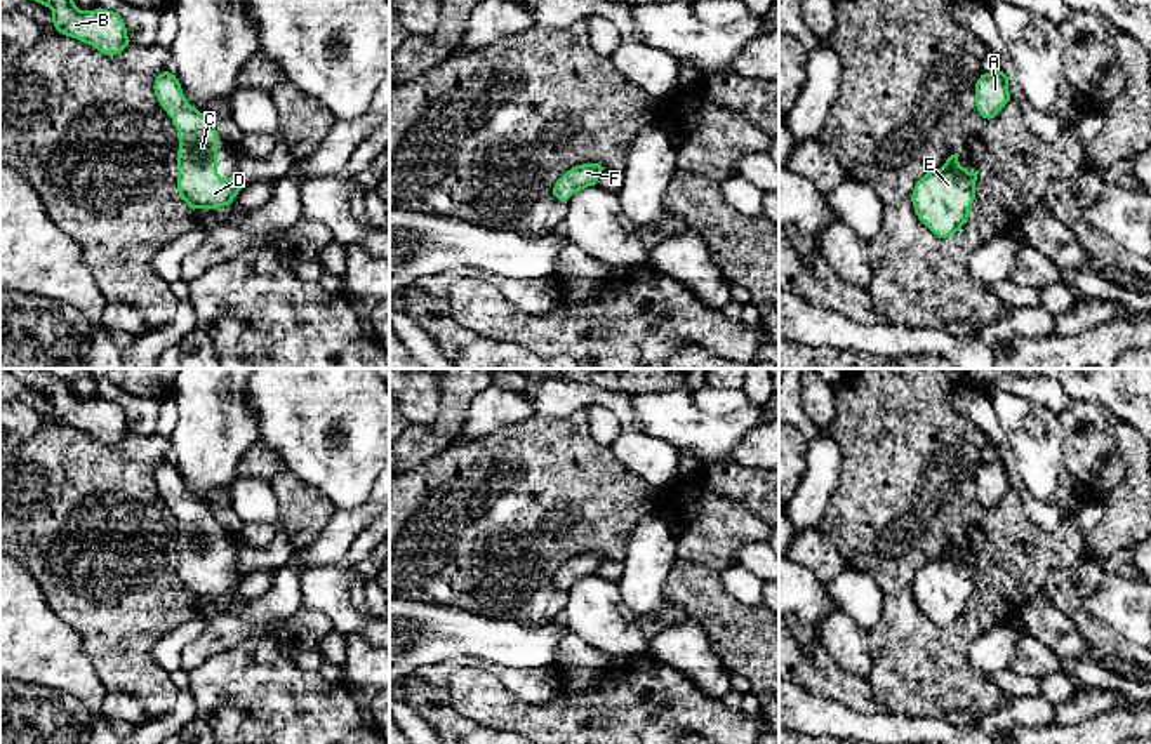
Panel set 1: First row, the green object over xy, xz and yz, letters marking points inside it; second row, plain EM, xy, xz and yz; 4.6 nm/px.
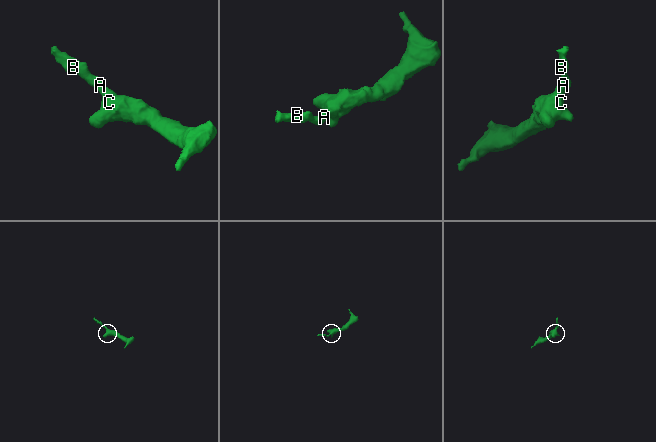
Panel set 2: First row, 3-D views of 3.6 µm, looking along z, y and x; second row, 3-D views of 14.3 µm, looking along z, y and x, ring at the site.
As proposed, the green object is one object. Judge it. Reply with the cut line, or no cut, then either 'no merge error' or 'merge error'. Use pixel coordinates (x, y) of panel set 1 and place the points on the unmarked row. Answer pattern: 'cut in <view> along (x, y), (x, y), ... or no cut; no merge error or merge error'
no cut; no merge error

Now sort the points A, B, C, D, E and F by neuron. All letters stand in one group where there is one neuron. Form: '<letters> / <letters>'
A B C D E F

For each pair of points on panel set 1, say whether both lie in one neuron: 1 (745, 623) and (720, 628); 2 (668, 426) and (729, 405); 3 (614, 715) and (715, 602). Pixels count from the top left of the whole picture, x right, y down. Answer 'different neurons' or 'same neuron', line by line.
1: same neuron
2: different neurons
3: different neurons

